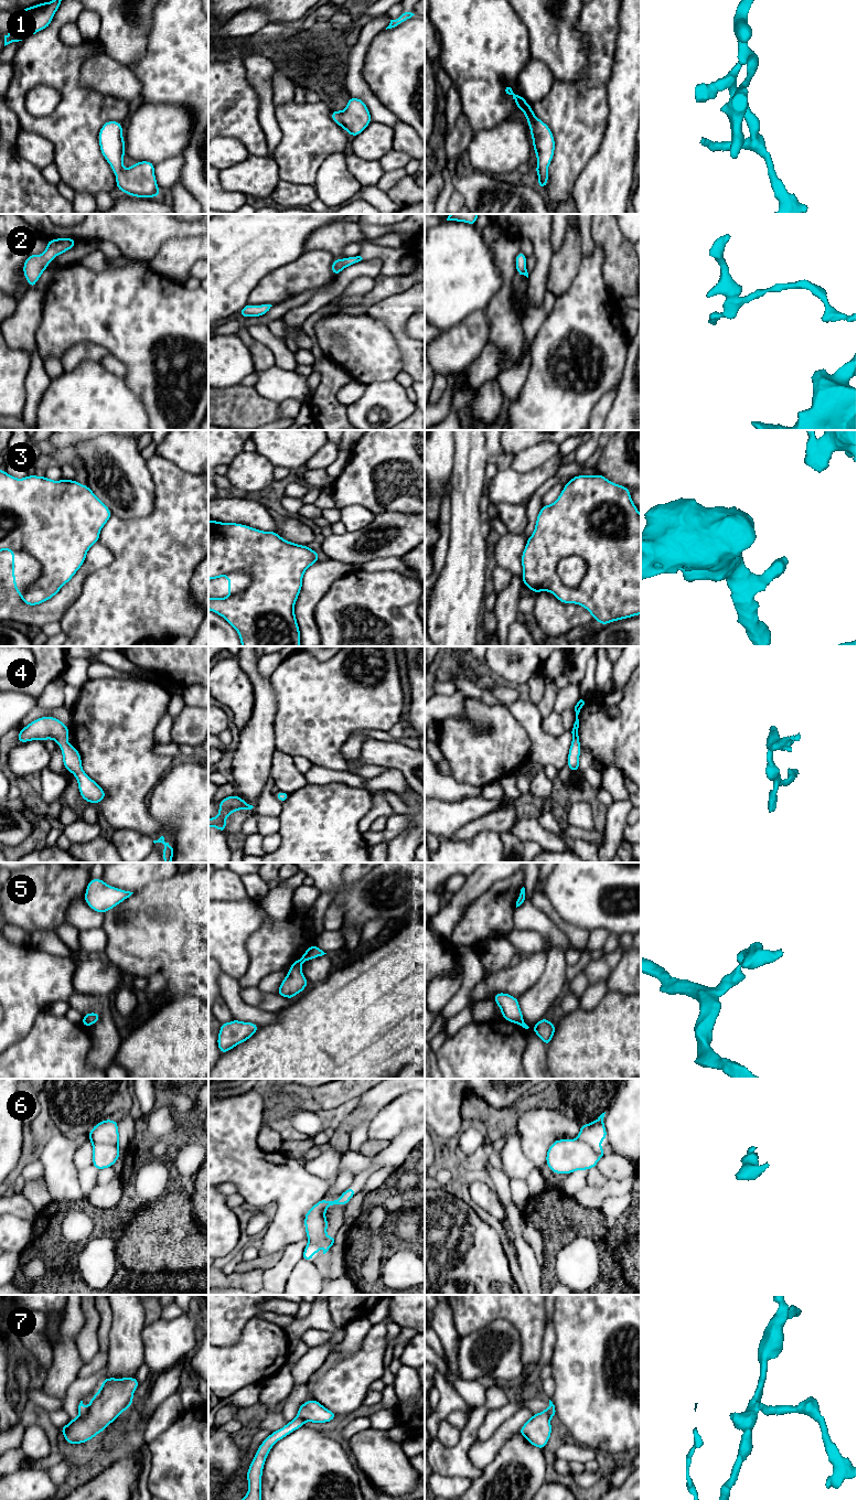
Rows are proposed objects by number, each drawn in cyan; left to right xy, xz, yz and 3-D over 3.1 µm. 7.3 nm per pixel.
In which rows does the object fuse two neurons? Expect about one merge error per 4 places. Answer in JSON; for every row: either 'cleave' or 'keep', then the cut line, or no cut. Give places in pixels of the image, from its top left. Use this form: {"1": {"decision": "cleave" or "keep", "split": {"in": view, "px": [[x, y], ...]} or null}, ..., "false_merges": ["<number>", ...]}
{"1": {"decision": "keep", "split": null}, "2": {"decision": "keep", "split": null}, "3": {"decision": "cleave", "split": {"in": "yz", "px": [[572, 554], [578, 555], [586, 565], [586, 574], [575, 588]]}}, "4": {"decision": "keep", "split": null}, "5": {"decision": "cleave", "split": {"in": "xz", "px": [[300, 959], [303, 961]]}}, "6": {"decision": "cleave", "split": {"in": "yz", "px": [[577, 1138], [591, 1146], [600, 1157]]}}, "7": {"decision": "cleave", "split": {"in": "xy", "px": [[88, 1407], [79, 1416]]}}, "false_merges": ["3", "5", "6", "7"]}

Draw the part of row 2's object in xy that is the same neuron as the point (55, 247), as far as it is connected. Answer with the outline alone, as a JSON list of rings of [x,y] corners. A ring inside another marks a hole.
[[[64,237],[47,240],[46,249],[41,255],[29,255],[23,265],[23,275],[31,289],[35,286],[47,265],[53,259],[76,245],[73,238]]]

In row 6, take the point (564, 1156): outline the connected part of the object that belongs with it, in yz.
[[[557,1139],[548,1148],[546,1164],[553,1174],[571,1174],[594,1168],[599,1153],[579,1139]]]

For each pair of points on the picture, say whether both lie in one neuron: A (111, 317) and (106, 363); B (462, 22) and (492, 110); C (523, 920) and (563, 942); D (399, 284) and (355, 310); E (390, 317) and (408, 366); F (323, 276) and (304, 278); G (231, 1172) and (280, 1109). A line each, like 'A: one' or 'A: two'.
A: two
B: one
C: one
D: one
E: one
F: one
G: two

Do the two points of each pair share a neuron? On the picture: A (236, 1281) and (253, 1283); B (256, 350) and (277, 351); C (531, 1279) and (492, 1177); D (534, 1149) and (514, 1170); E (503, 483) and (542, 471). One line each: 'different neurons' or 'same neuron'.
A: same neuron
B: different neurons
C: same neuron
D: different neurons
E: same neuron

